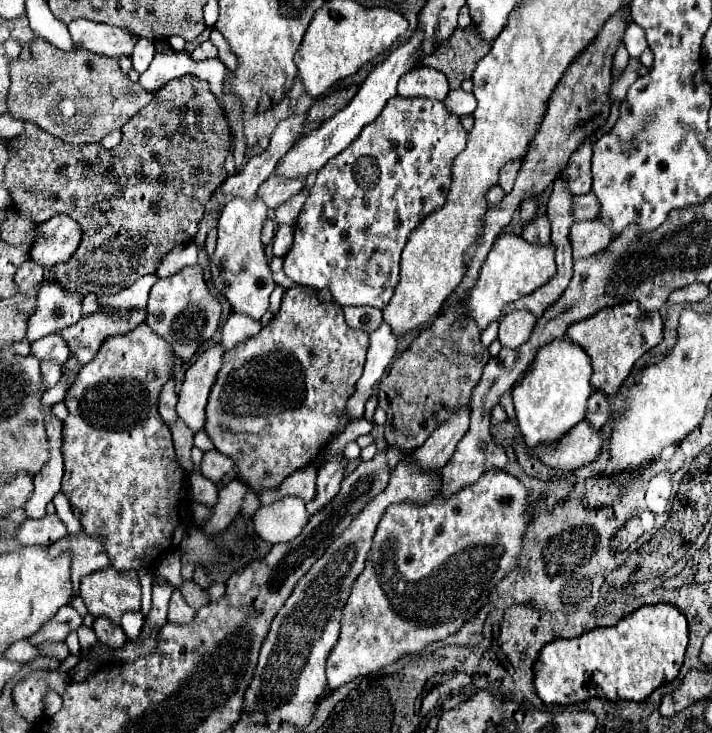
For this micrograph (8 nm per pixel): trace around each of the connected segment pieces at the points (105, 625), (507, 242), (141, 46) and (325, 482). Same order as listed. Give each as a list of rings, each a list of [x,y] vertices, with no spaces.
[[[96,618],[94,632],[96,632],[98,640],[104,642],[104,644],[108,644],[108,646],[118,648],[118,646],[124,646],[126,644],[126,634],[124,634],[122,626],[116,626],[108,618]]]
[[[502,232],[496,238],[492,250],[488,252],[486,262],[482,264],[482,268],[478,272],[478,280],[468,290],[466,304],[464,304],[464,310],[466,310],[464,318],[472,318],[482,332],[490,322],[500,320],[502,308],[506,304],[522,298],[524,294],[532,294],[532,290],[536,290],[536,286],[548,282],[548,278],[552,278],[552,274],[556,274],[556,262],[554,262],[554,250],[550,244],[548,246],[532,246],[516,234]]]
[[[138,38],[136,46],[134,46],[134,52],[132,52],[132,66],[138,70],[138,72],[144,72],[148,70],[152,58],[154,58],[154,42],[148,40],[148,38]]]
[[[342,456],[334,458],[332,462],[326,462],[318,468],[318,480],[316,480],[316,496],[306,504],[308,514],[320,512],[340,490],[340,482],[344,474],[340,474],[340,460]]]

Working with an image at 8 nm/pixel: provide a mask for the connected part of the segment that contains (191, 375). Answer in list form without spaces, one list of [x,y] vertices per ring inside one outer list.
[[[214,344],[204,354],[198,356],[198,360],[186,370],[184,384],[178,392],[178,404],[176,412],[186,422],[186,426],[194,432],[204,428],[206,422],[206,400],[212,388],[212,382],[216,382],[216,374],[222,366],[222,346]]]

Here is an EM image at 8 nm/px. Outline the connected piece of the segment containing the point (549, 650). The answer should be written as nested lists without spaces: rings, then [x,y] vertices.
[[[650,604],[634,610],[630,616],[622,618],[614,626],[594,628],[590,632],[584,632],[578,638],[572,640],[554,640],[546,644],[540,652],[540,658],[536,660],[536,674],[534,674],[534,686],[538,696],[546,702],[558,702],[558,704],[576,704],[582,700],[588,700],[592,696],[600,696],[608,700],[632,700],[642,702],[646,700],[660,684],[672,682],[684,662],[684,652],[688,644],[688,620],[682,614],[680,608],[674,604]]]

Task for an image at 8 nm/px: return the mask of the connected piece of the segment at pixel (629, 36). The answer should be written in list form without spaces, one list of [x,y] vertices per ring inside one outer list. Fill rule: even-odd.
[[[634,22],[628,26],[626,34],[624,34],[624,46],[628,51],[630,58],[639,58],[640,54],[644,52],[646,38],[644,38],[644,30],[640,26],[636,26]]]

